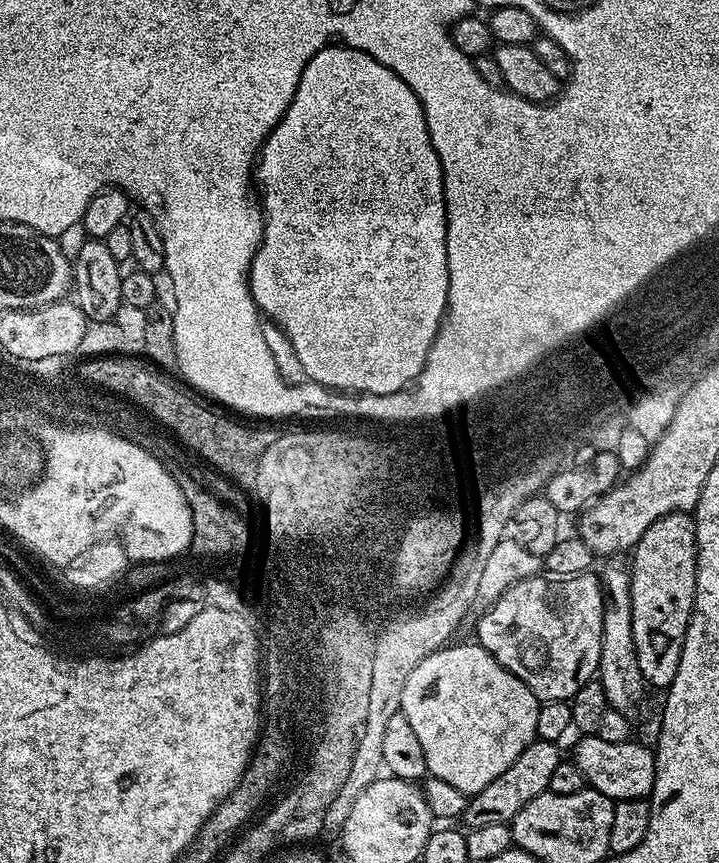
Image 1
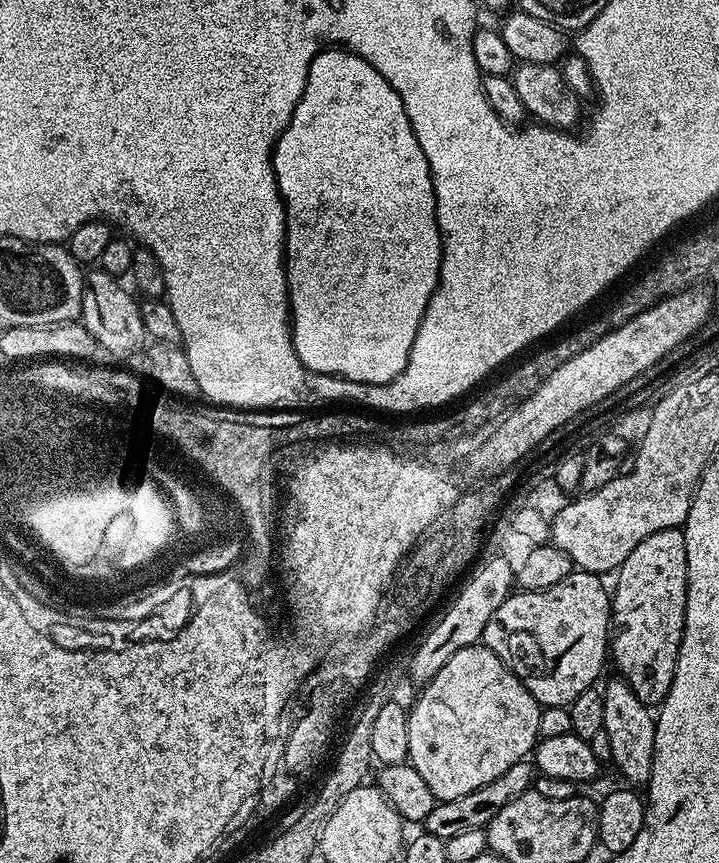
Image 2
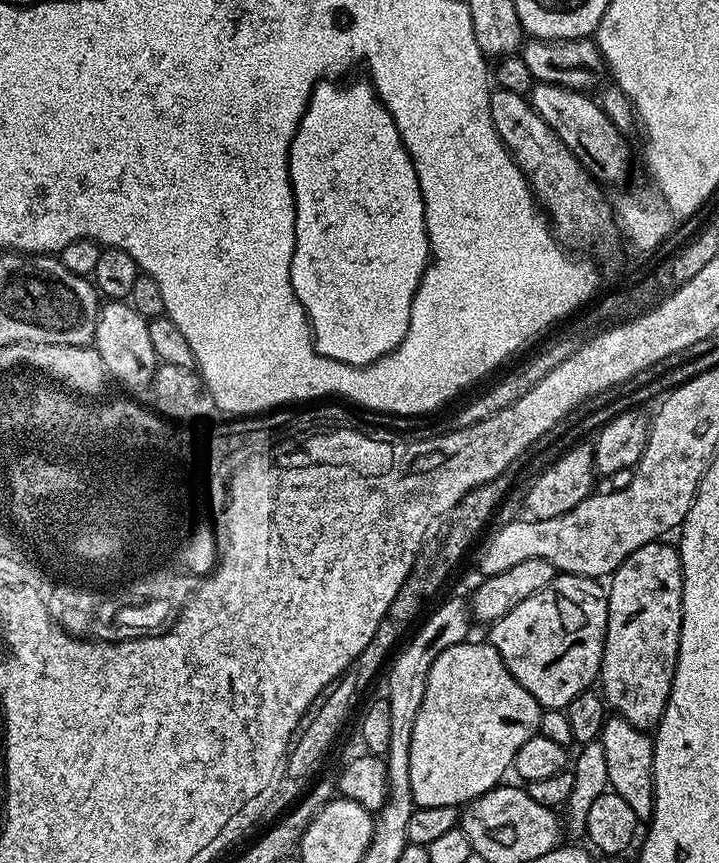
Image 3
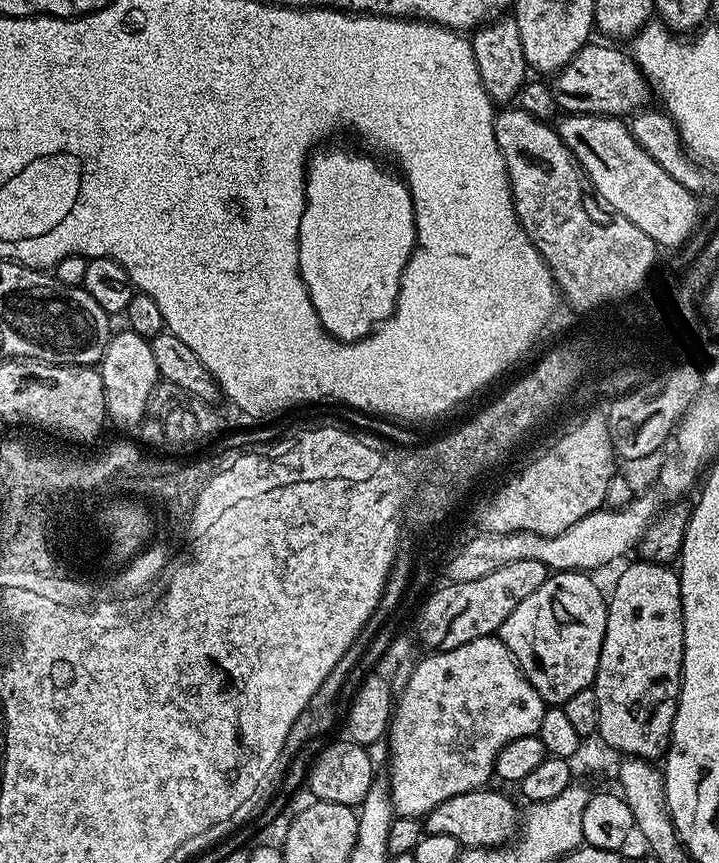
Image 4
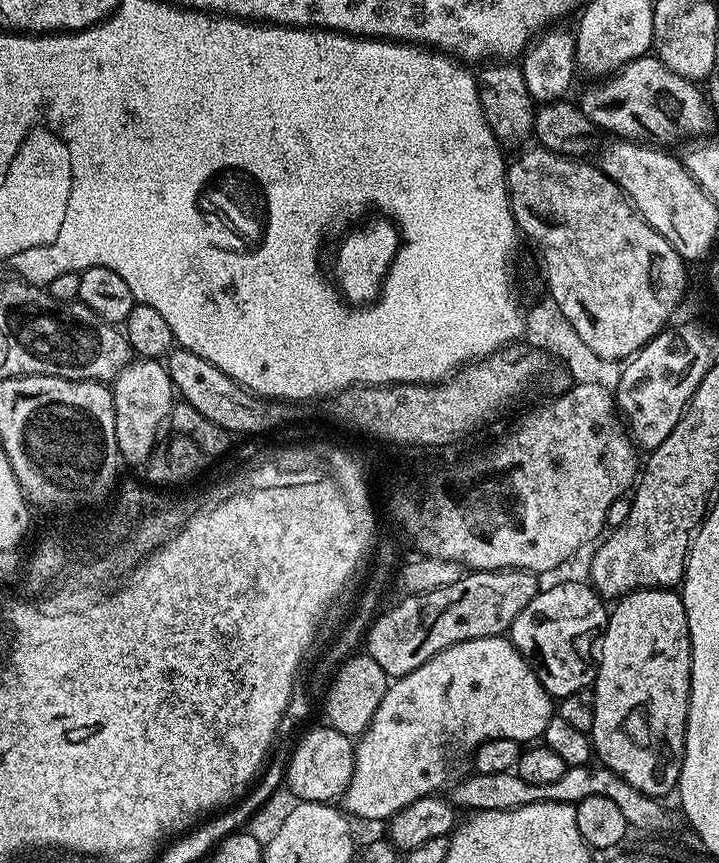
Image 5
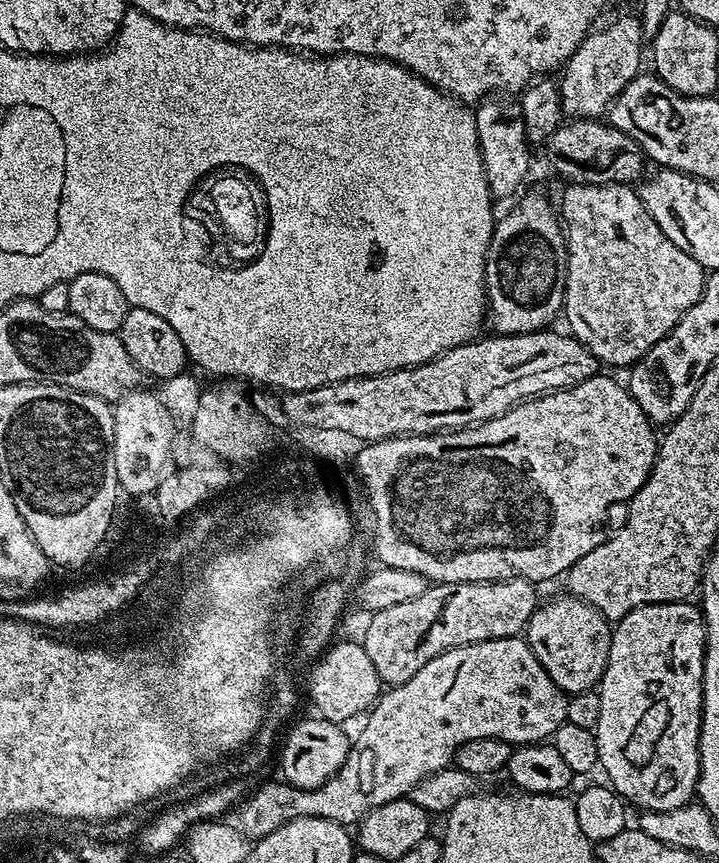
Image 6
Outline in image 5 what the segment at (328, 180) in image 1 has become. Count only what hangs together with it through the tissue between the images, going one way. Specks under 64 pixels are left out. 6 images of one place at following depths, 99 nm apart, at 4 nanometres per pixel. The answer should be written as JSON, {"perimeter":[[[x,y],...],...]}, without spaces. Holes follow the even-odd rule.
{"perimeter":[[[375,218],[369,224],[361,223],[340,244],[336,252],[335,287],[349,305],[367,306],[380,295],[386,274],[400,248],[400,234],[395,224],[387,218]]]}

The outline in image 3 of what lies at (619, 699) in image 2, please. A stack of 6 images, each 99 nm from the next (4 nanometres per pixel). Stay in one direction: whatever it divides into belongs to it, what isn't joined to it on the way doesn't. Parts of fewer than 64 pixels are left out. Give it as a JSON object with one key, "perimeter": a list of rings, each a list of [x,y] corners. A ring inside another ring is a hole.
{"perimeter":[[[612,714],[605,719],[604,729],[600,732],[599,744],[606,754],[606,774],[611,791],[625,800],[634,810],[637,821],[652,819],[654,802],[654,740],[645,729],[636,728],[626,718]]]}

